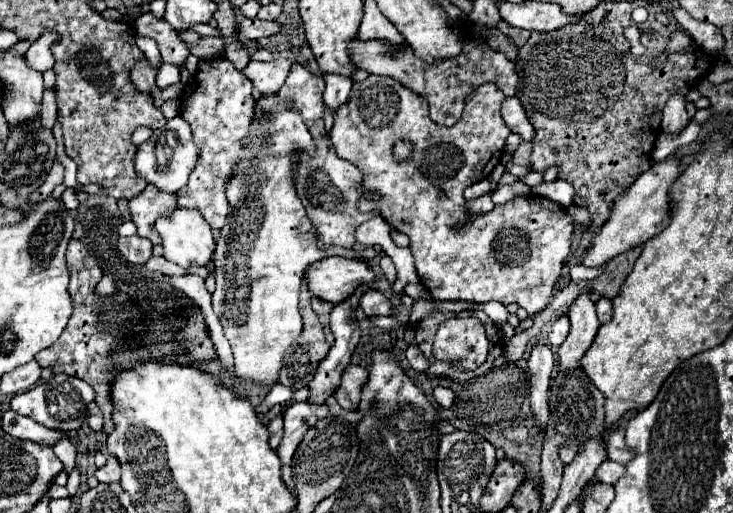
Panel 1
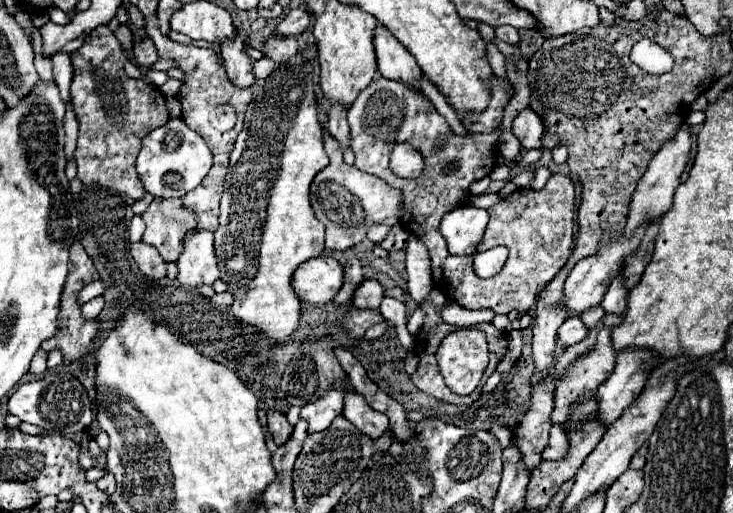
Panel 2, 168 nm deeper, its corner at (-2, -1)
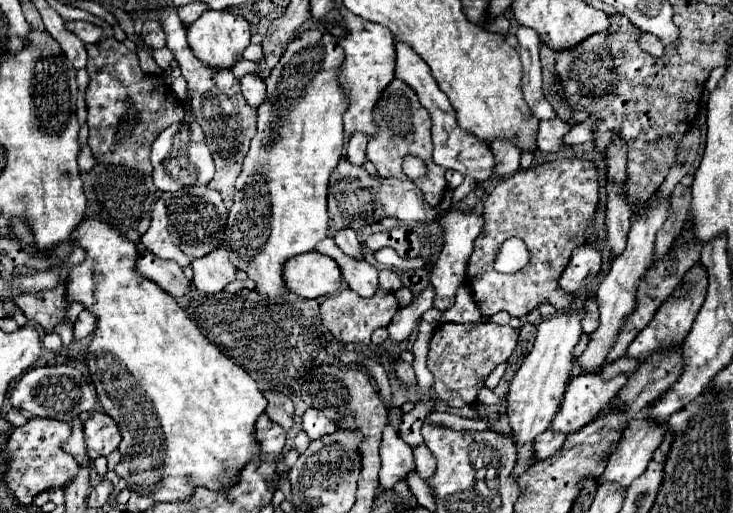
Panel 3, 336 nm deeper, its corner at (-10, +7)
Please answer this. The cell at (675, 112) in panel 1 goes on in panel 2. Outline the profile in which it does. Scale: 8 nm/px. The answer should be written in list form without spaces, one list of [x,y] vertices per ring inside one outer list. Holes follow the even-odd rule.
[[[684,123],[678,129],[676,137],[666,141],[664,147],[654,155],[654,159],[648,165],[648,171],[640,179],[636,193],[632,195],[630,213],[628,213],[628,221],[624,227],[626,233],[632,233],[632,229],[636,229],[636,225],[640,225],[640,221],[644,221],[644,217],[652,217],[652,221],[658,221],[672,207],[672,197],[674,197],[676,187],[680,185],[680,175],[684,173],[688,155],[690,155],[690,127]]]

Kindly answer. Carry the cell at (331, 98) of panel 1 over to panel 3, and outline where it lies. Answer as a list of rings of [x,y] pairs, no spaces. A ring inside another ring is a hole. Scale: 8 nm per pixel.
[[[352,133],[348,139],[348,147],[346,147],[346,155],[348,161],[354,165],[362,165],[364,157],[366,157],[366,143],[368,137],[364,133]]]

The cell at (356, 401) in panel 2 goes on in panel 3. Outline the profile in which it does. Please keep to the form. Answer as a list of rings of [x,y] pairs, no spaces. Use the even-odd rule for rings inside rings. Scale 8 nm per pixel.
[[[388,423],[382,431],[382,443],[380,443],[380,457],[382,457],[382,469],[380,469],[380,487],[390,489],[396,481],[406,479],[408,471],[414,469],[414,455],[412,447],[406,445],[394,427]]]

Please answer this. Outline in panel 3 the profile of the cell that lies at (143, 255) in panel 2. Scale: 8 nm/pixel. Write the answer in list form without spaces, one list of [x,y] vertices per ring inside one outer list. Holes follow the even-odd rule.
[[[148,249],[140,251],[134,271],[142,277],[148,277],[152,283],[162,287],[172,297],[184,295],[186,287],[190,285],[190,281],[182,273],[182,267],[178,267],[174,261],[160,259],[160,257],[152,255]]]

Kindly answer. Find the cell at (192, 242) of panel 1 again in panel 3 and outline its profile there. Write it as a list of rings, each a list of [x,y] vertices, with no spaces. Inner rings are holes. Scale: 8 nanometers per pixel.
[[[218,245],[208,255],[194,259],[192,269],[194,269],[192,283],[196,285],[198,291],[208,295],[224,291],[224,287],[236,279],[236,269],[228,261],[228,251],[224,245]]]

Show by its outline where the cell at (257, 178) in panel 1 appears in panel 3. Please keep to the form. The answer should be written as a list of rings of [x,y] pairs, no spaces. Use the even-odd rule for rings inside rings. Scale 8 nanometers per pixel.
[[[318,29],[304,31],[292,45],[288,45],[280,63],[264,79],[266,99],[258,107],[258,131],[250,141],[242,173],[236,179],[234,205],[224,229],[224,245],[230,251],[230,263],[236,269],[246,271],[248,279],[256,283],[254,291],[262,293],[266,299],[276,299],[286,293],[286,281],[282,275],[286,261],[312,251],[324,237],[328,237],[328,177],[342,157],[342,115],[348,107],[348,99],[336,81],[336,69],[342,63],[342,57],[344,53],[334,35]]]

